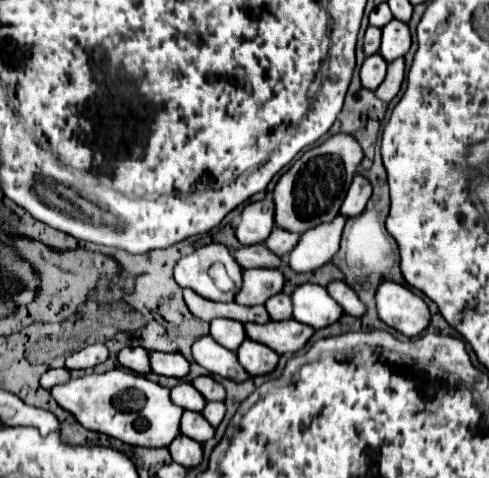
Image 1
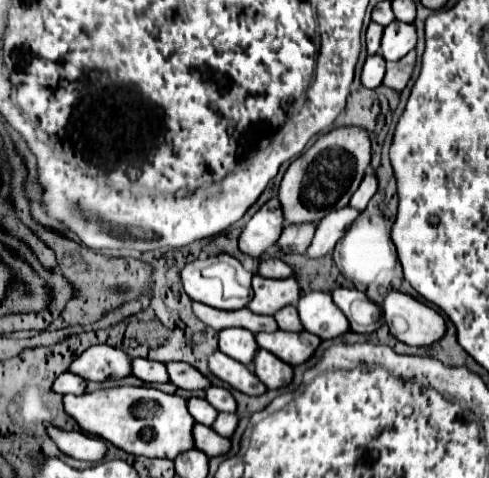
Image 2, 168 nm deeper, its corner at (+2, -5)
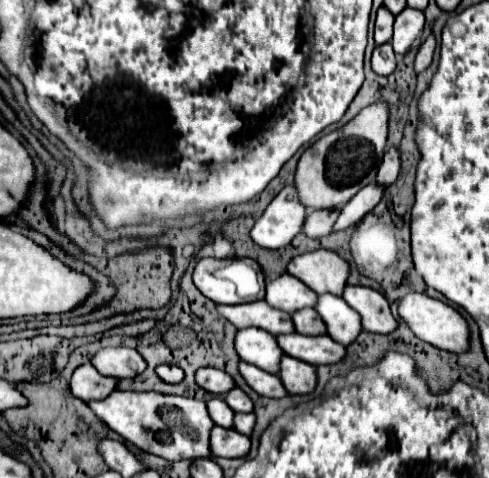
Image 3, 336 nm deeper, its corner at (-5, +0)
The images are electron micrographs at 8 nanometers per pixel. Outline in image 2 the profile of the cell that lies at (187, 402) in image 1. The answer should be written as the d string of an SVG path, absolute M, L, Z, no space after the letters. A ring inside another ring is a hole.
M191 397L187 401L187 409L189 409L189 413L193 415L193 419L197 423L207 425L207 427L211 427L213 421L217 419L217 415L219 415L217 409L213 409L205 399L199 399L199 397Z

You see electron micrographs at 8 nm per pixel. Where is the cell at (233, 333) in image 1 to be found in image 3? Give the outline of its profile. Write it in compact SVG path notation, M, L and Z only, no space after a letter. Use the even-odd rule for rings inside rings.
M242 328L236 332L236 352L240 356L240 360L248 362L248 364L254 364L270 374L276 374L278 372L278 364L280 364L280 356L284 354L282 348L276 344L276 338L272 334L268 334L266 330L262 328Z

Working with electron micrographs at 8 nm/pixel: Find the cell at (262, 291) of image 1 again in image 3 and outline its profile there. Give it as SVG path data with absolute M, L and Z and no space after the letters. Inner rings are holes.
M282 274L276 280L266 282L266 298L264 300L272 308L292 314L300 308L314 306L316 296L318 294L312 288L308 288L304 282L300 282L298 278L290 276L290 274Z

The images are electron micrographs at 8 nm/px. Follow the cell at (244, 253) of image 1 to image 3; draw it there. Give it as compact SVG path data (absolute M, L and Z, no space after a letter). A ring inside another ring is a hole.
M316 250L302 256L292 258L286 264L286 272L296 276L298 280L304 280L316 294L336 294L340 296L350 266L346 260L336 256L328 250Z

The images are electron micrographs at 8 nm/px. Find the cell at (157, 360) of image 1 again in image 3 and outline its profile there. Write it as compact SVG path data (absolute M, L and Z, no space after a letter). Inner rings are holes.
M216 368L196 370L196 384L208 390L210 394L218 394L218 396L224 396L224 392L234 388L234 380L224 370L216 370Z

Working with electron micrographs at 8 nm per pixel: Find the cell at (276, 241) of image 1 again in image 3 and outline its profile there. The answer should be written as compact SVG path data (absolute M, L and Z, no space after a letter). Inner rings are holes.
M314 210L306 216L302 232L312 240L324 238L332 232L332 224L336 222L336 216L338 216L338 210Z

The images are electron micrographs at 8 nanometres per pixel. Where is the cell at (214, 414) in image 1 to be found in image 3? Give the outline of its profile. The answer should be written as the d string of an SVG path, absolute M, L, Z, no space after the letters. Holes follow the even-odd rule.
M236 414L234 416L234 430L240 432L240 434L250 436L250 432L254 428L254 422L256 422L254 414Z

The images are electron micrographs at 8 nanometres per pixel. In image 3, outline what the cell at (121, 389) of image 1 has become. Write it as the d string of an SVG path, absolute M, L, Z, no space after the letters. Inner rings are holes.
M114 390L104 400L90 400L88 406L110 430L114 430L124 440L132 442L136 448L162 456L170 462L182 458L210 456L208 432L214 426L208 416L206 404L202 400L162 394L162 392L134 392L134 390Z

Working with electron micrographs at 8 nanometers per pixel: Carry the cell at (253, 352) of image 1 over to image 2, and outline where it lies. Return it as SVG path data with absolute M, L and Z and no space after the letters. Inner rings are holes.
M259 349L253 365L255 375L267 385L267 389L281 389L293 381L293 367L265 349Z

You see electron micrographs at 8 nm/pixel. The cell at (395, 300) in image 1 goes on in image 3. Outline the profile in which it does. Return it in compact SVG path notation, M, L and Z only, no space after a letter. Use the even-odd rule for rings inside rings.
M410 292L408 296L404 296L400 300L398 314L410 326L414 336L418 336L420 340L424 340L424 342L428 342L440 350L464 352L468 348L468 324L466 324L466 320L452 306L430 298L428 294Z

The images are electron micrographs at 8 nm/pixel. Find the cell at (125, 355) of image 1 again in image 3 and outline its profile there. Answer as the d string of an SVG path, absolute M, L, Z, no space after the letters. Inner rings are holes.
M160 364L160 368L156 366L156 374L164 380L164 382L170 382L170 384L176 384L184 378L184 372L176 366L170 366L170 364Z

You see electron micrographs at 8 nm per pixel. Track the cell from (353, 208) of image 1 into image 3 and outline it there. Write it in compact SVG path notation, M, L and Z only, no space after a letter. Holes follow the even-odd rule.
M390 148L390 152L384 156L380 168L378 168L378 176L376 176L376 184L380 188L390 186L400 170L400 152L396 148Z

